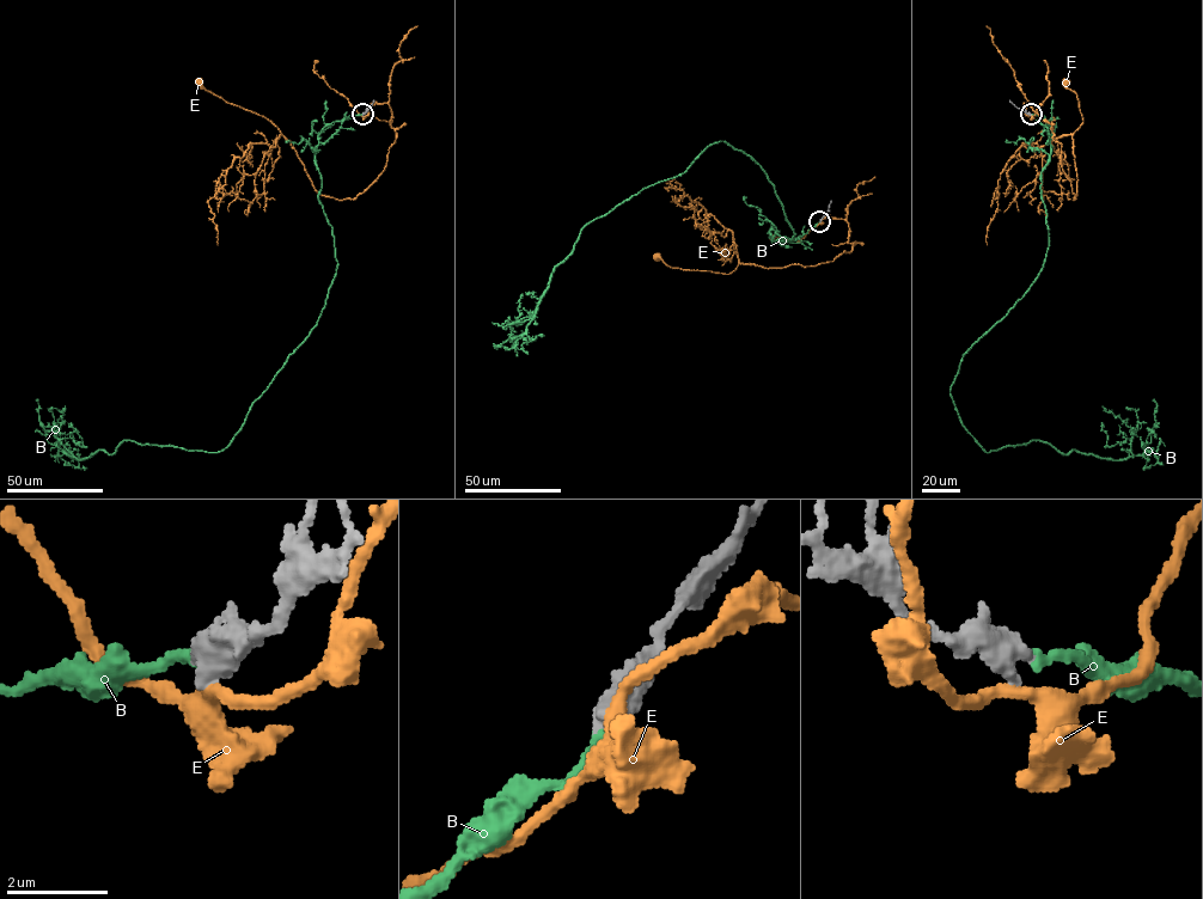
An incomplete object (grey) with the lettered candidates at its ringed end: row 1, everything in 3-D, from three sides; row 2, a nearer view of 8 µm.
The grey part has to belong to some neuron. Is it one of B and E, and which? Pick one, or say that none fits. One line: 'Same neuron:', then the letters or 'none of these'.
Same neuron: B

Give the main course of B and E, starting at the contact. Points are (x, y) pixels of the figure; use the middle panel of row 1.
B: (819, 221), (773, 240), (794, 236), (775, 185), (719, 141), (590, 221), (518, 322), (541, 299), (525, 292)
E: (820, 220), (848, 222), (850, 252), (813, 265), (739, 263), (727, 274), (671, 268), (657, 256)

